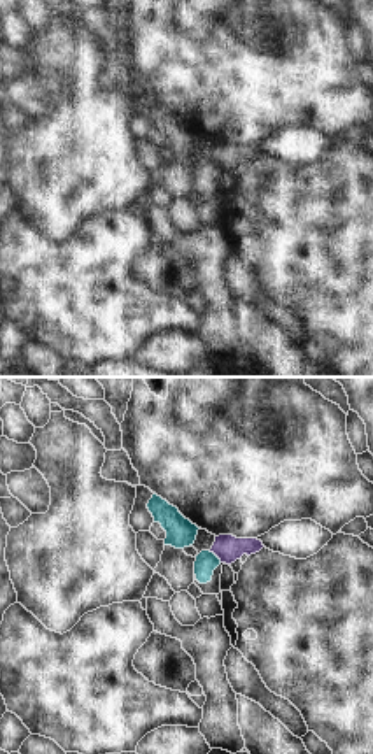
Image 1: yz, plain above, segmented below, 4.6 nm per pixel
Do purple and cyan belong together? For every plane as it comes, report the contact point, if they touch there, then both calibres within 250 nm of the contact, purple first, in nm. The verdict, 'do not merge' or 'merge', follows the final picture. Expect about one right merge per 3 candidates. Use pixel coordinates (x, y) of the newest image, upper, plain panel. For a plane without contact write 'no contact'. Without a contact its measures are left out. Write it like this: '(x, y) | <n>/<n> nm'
(216, 162) | 120/100 nm

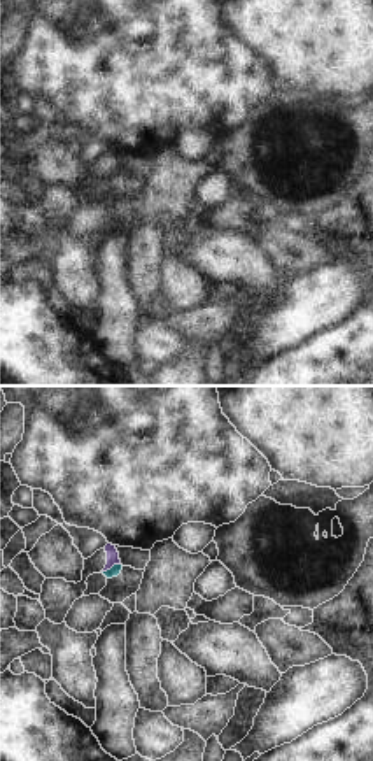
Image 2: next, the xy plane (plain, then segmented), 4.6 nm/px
(111, 174) | 60/50 nm

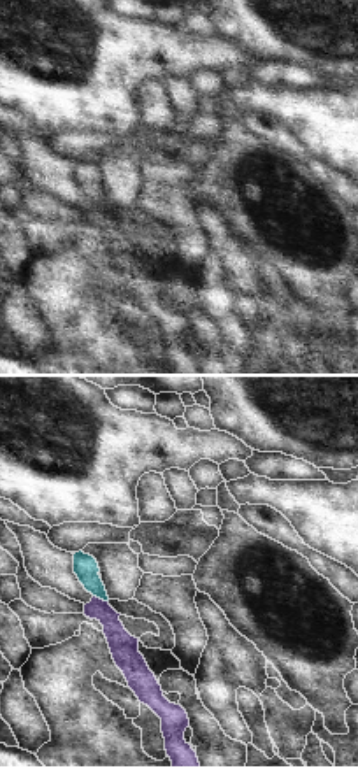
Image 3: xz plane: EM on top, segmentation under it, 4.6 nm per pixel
(99, 206) | 120/110 nm

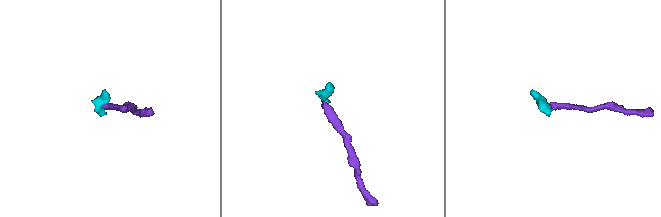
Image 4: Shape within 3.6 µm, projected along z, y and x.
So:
do not merge

